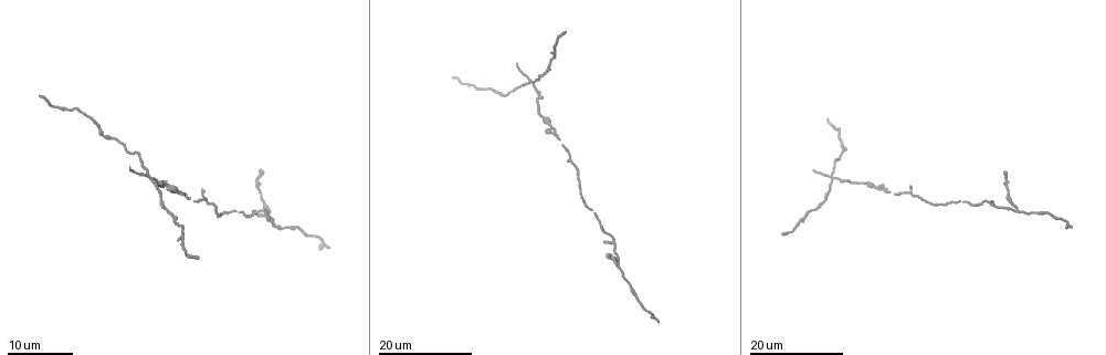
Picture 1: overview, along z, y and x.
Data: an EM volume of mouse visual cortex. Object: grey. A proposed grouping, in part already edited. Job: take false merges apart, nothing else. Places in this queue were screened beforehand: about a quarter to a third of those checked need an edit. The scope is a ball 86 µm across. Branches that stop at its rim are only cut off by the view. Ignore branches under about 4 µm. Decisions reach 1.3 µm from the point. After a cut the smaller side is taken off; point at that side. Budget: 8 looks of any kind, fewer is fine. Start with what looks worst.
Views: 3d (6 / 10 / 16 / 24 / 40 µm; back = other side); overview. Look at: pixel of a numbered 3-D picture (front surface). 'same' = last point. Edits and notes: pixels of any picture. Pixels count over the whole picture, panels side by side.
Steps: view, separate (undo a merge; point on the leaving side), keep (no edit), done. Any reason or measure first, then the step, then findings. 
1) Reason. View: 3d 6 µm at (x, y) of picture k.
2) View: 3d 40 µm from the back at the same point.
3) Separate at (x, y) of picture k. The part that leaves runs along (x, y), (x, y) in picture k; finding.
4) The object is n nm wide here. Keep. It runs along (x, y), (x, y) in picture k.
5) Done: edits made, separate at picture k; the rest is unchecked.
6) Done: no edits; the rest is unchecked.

View: 3d 24 µm at (151, 176) of picture 1.

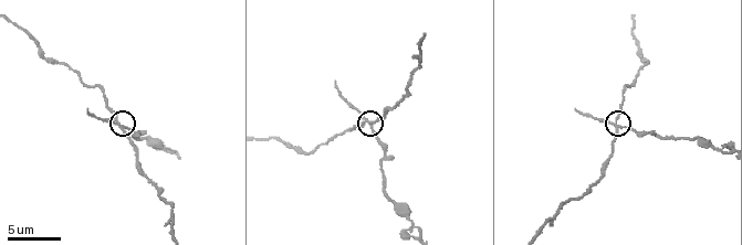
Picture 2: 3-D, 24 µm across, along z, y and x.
View: 3d 10 µm at (617, 127) of picture 2.

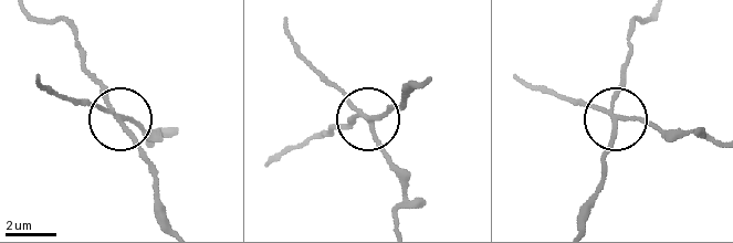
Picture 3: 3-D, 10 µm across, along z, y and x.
The object is 170 nm wide here. Separate at (95, 83) of picture 3. The part that leaves runs along (115, 114), (71, 28), (33, 16) in picture 3; a second neuron is stuck on.

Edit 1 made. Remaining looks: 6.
Redraw. View: overview.

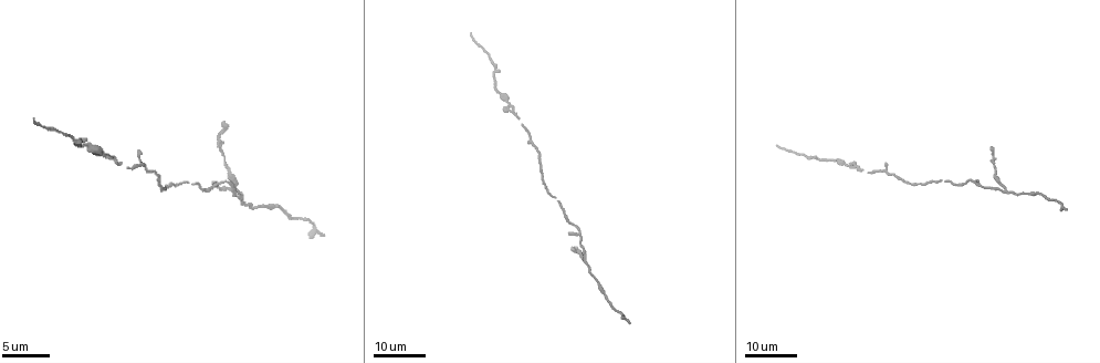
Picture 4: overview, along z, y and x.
Side arm on a straight run. View: 3d 16 µm at (586, 261) of picture 4.

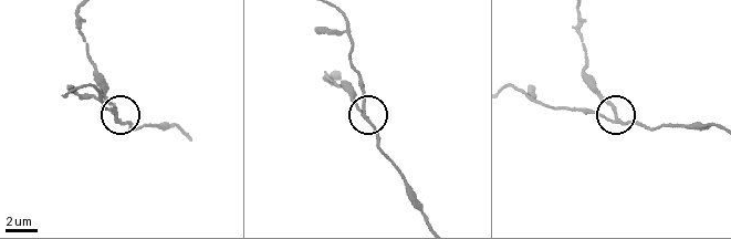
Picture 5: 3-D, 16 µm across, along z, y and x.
View: 3d 10 µm at (362, 114) of picture 5.

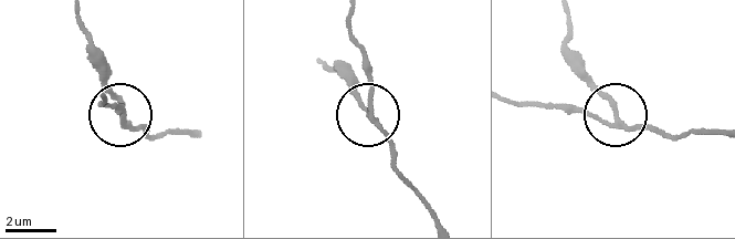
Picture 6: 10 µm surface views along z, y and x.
View: 3d 10 µm from the back at (617, 112) of picture 6.

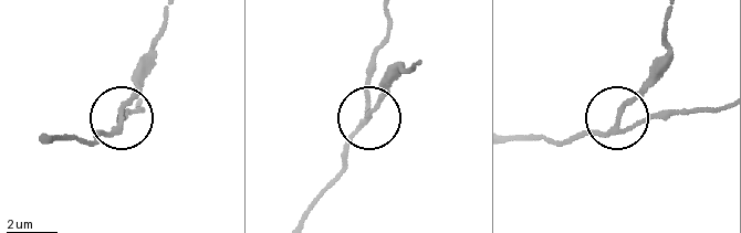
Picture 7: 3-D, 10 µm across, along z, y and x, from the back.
The side arm is 10 µm long. Keep. It runs along (718, 106), (618, 125), (623, 113), (665, 71) in picture 7; all the same neuron.

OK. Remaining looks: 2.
Three arms meet. View: 3d 24 µm at (531, 142) of picture 4.

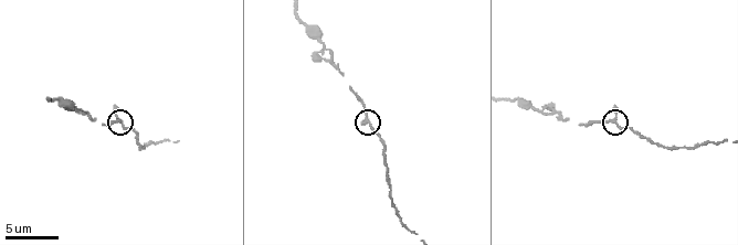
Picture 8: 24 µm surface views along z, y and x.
View: 3d 6 µm at (615, 122) of picture 8.

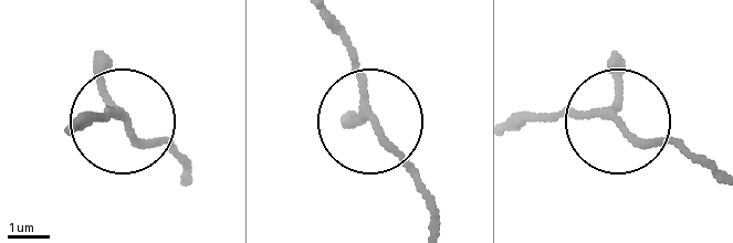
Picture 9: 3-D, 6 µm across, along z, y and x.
3 arms meet here. Keep. One neuron here.

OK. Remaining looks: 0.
Done: edits made, separate at picture 3; the rest is unchecked.

